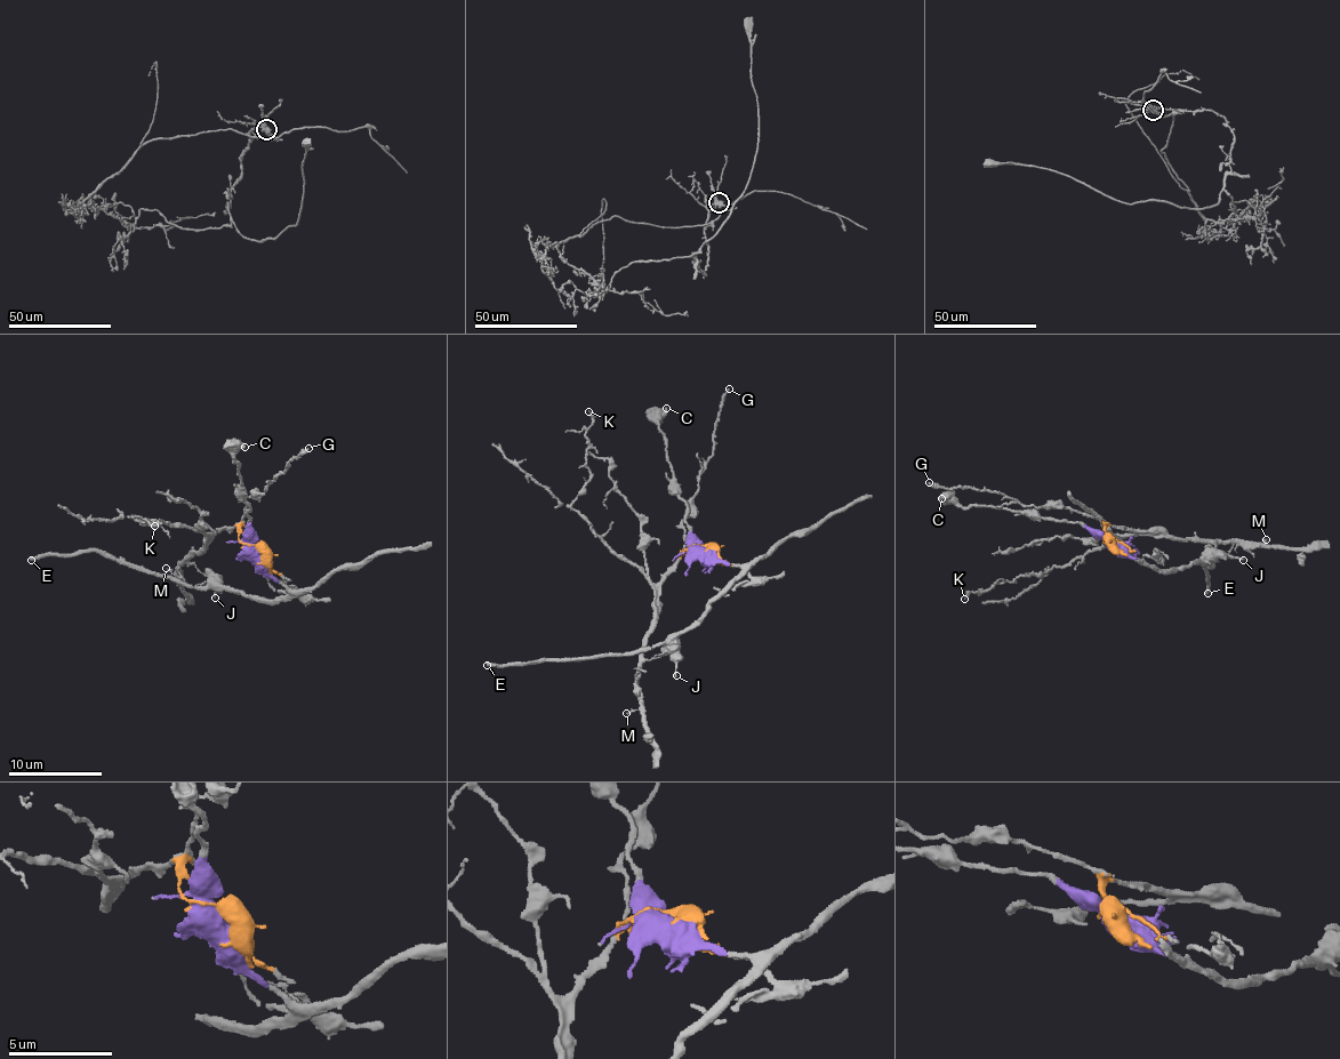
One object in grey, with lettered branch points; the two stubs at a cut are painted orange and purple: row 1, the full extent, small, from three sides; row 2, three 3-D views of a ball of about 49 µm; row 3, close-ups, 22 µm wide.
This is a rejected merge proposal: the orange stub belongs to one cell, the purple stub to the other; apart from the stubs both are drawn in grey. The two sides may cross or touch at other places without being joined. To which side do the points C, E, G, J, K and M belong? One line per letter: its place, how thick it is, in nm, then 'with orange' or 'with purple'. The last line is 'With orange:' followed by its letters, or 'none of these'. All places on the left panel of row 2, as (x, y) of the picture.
C: at (245, 447); 400 nm thick; with purple
E: at (31, 560); 280 nm thick; with purple
G: at (309, 448); 160 nm thick; with orange
J: at (215, 598); 150 nm thick; with purple
K: at (154, 526); 240 nm thick; with orange
M: at (166, 568); 140 nm thick; with orange
With orange: G, K, M

